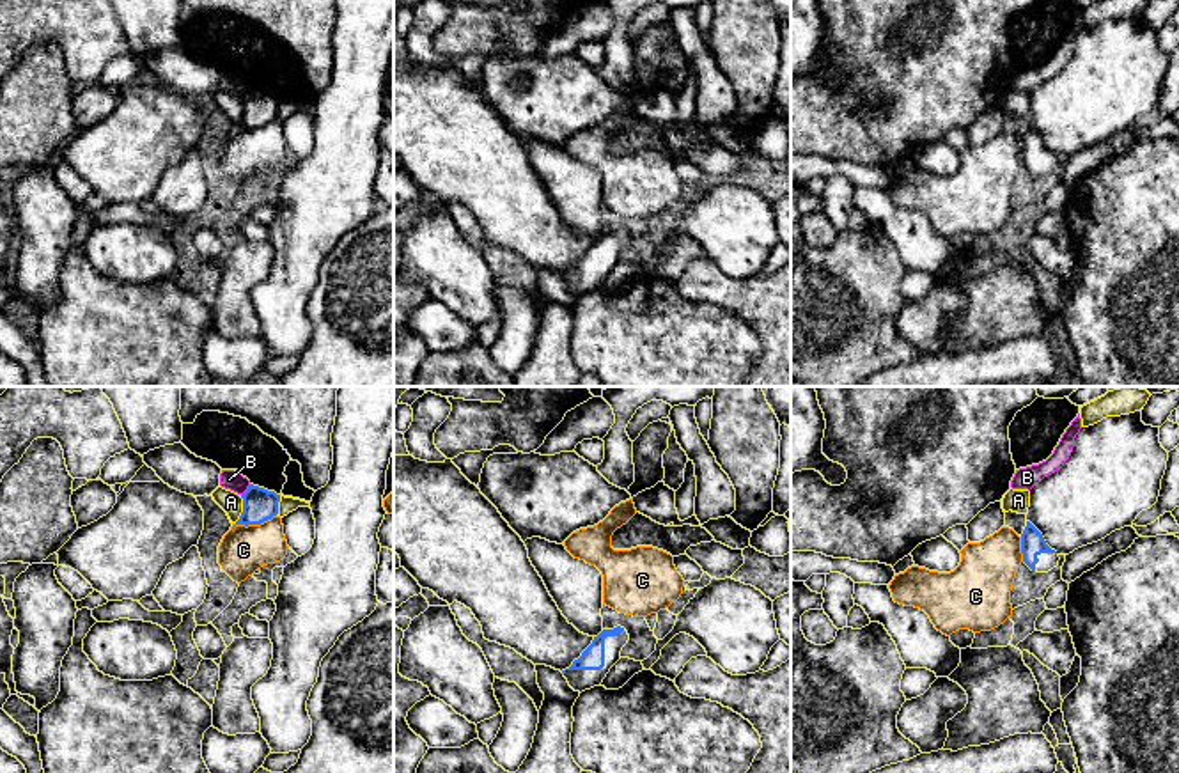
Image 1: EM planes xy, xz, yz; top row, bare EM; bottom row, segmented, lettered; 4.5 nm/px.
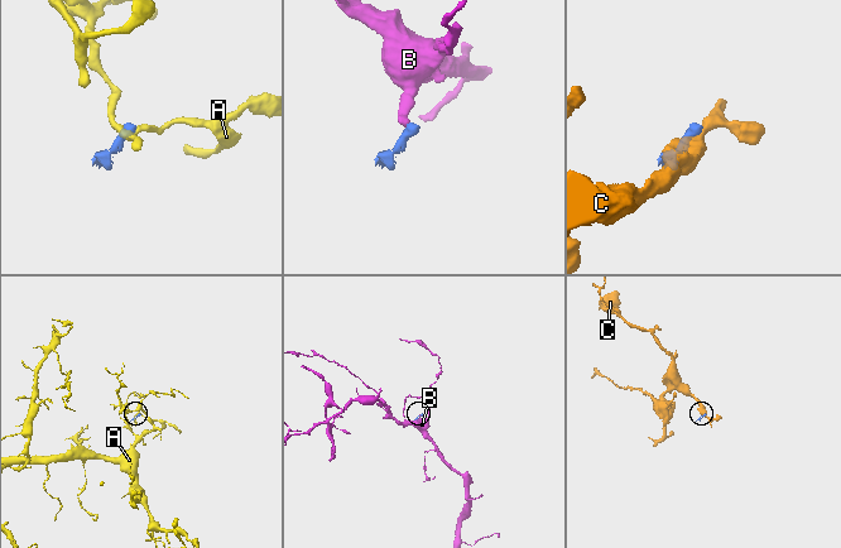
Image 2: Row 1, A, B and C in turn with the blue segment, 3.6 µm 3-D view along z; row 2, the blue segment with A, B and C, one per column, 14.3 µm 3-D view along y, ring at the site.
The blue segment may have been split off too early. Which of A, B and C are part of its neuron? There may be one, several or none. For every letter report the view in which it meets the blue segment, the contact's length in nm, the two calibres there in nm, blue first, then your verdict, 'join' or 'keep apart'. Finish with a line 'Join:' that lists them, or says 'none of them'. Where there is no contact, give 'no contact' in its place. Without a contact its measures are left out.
A: contact in xy; length 130 nm; calibres 150 and 100 nm; keep apart
B: contact in xy; length 70 nm; calibres 150 and 90 nm; keep apart
C: contact in xy; length 200 nm; calibres 150 and 220 nm; keep apart
Join: none of them

